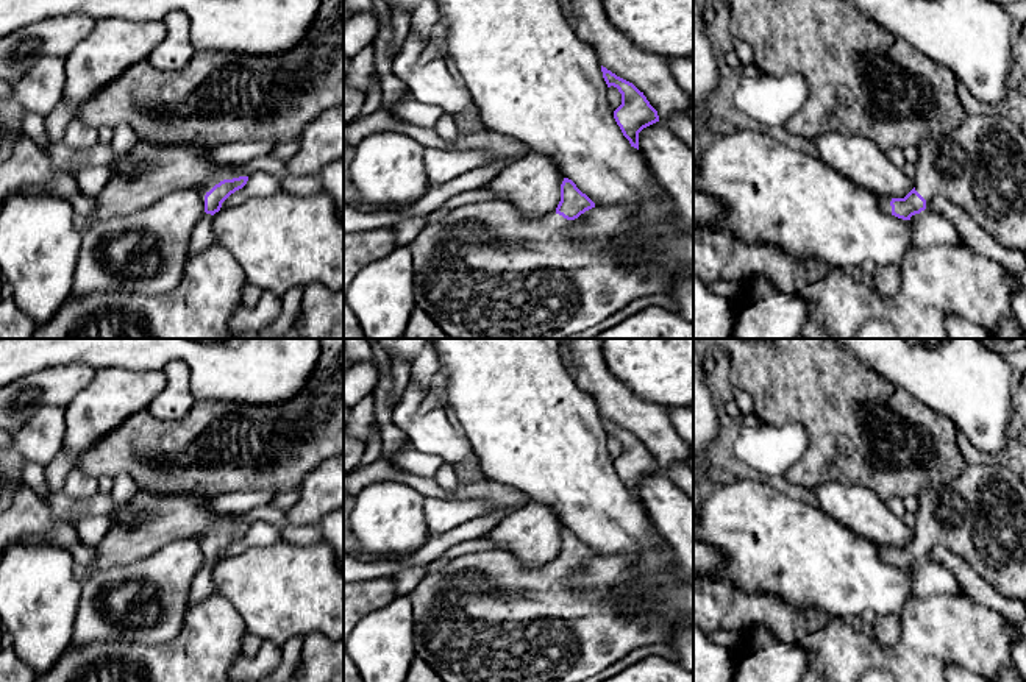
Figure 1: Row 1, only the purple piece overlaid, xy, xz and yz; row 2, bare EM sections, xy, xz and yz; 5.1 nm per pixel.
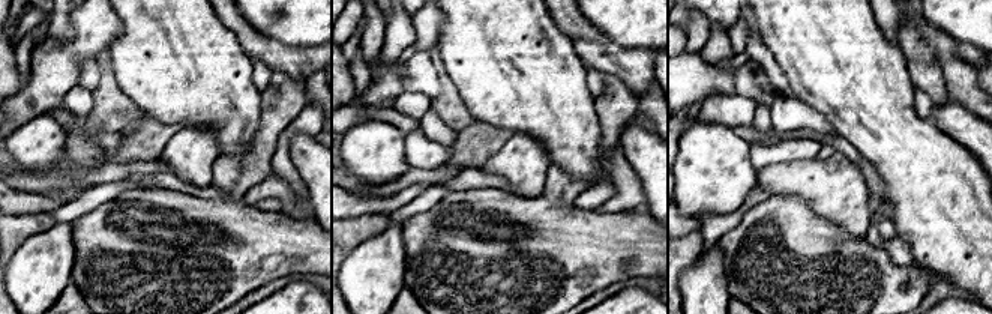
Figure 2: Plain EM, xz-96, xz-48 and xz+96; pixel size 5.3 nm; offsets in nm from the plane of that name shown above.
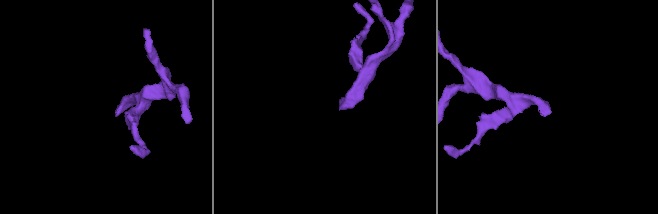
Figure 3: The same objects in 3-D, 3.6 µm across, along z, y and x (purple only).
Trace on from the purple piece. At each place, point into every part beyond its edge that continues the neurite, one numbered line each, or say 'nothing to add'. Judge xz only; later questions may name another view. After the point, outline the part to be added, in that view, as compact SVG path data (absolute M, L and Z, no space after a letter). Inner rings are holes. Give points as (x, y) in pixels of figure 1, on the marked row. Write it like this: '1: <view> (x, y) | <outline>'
1: xz (484, 270) | M501 200L459 206L408 245L415 307L450 339L568 339L634 300L670 293L678 276L693 276L693 234L672 222L603 239L575 239L576 228L556 211L526 218Z

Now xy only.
1: xy (149, 172) | M139 139L128 155L112 161L112 176L95 195L97 208L87 223L77 225L78 233L95 222L131 215L175 190L194 189L205 198L223 179L250 176L244 169L230 170L223 162L209 161L208 148Z

